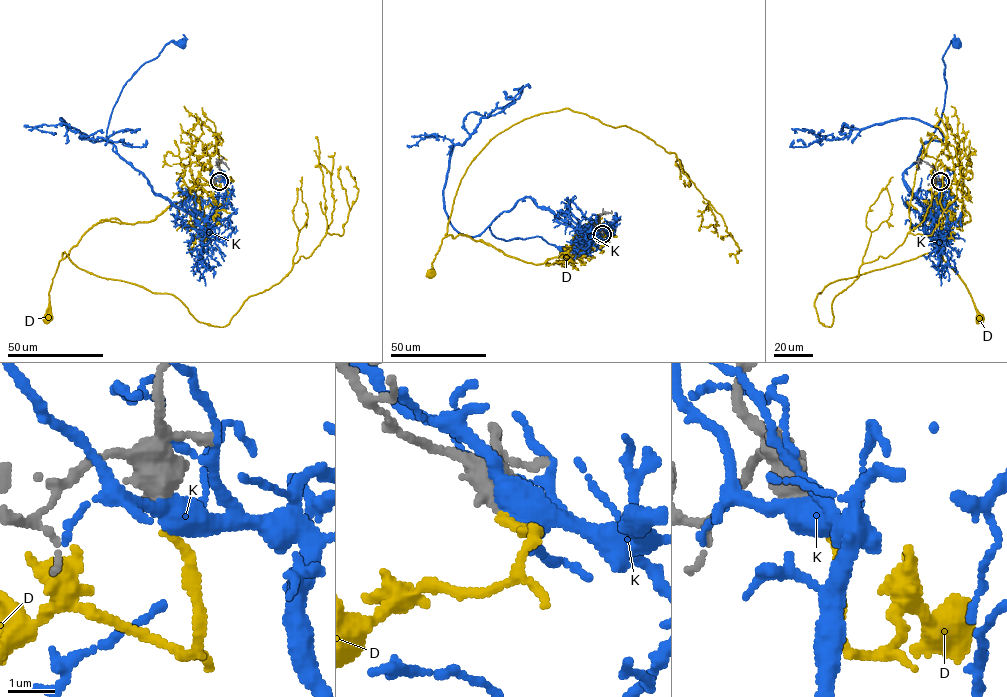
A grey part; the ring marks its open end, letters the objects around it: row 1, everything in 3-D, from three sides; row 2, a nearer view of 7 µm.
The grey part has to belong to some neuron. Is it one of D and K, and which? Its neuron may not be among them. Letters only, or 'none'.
D

